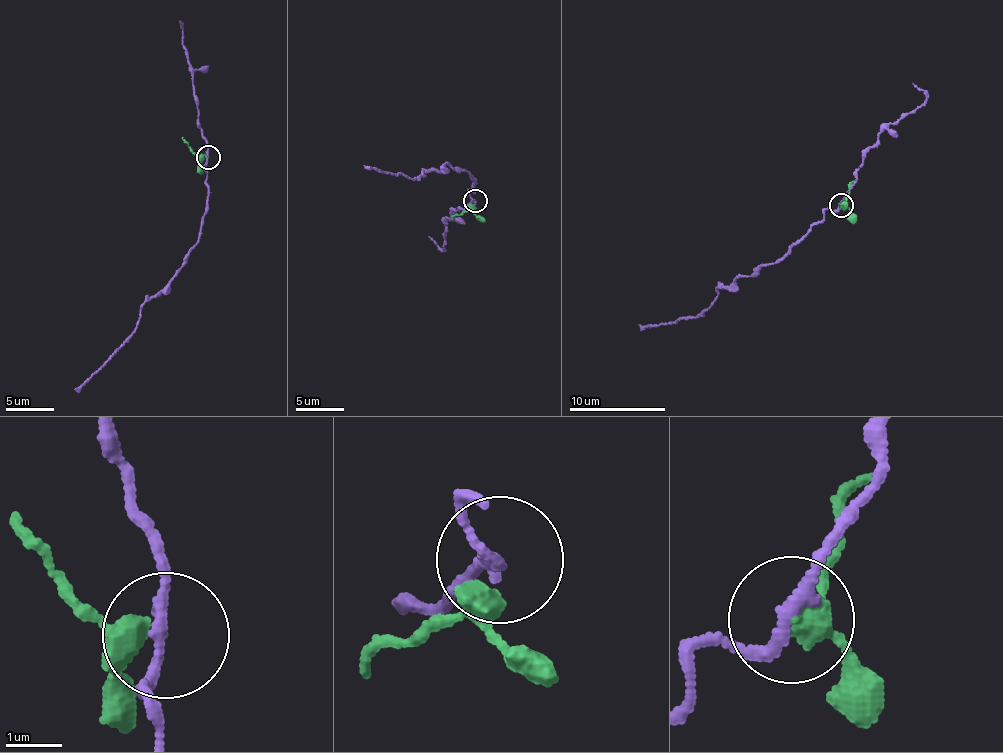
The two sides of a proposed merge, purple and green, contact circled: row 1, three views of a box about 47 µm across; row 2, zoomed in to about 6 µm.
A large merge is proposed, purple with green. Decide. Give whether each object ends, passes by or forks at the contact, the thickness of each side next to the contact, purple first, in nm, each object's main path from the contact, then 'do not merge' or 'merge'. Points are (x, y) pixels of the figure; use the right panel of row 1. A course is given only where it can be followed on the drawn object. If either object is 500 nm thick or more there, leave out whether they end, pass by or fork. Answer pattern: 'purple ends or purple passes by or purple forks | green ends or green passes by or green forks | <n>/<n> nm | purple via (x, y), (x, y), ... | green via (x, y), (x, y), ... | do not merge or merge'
purple passes by | green passes by | 200/200 nm | purple via (840, 204), (767, 266), (730, 286), (721, 284), (698, 316), (638, 325) | green via (840, 204), (847, 202), (854, 180) | merge

